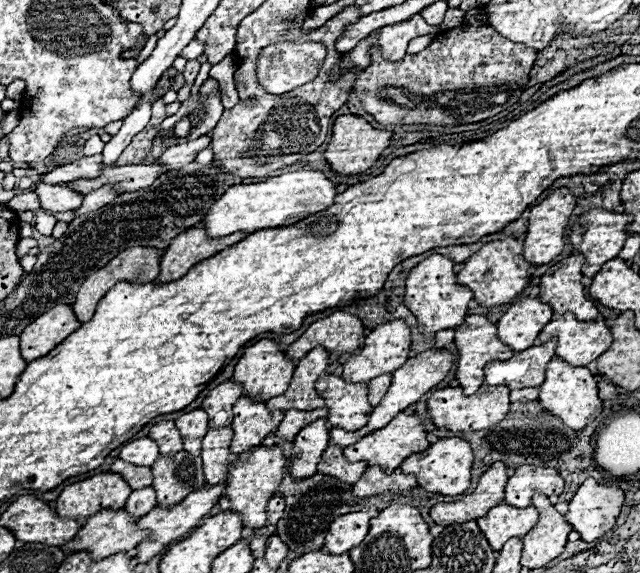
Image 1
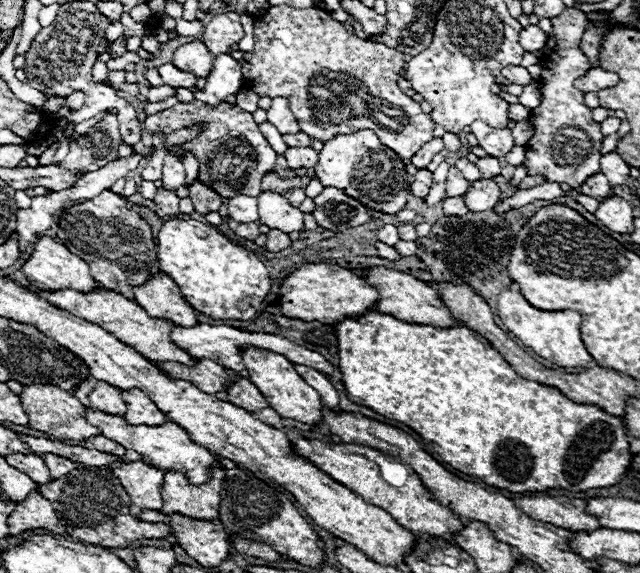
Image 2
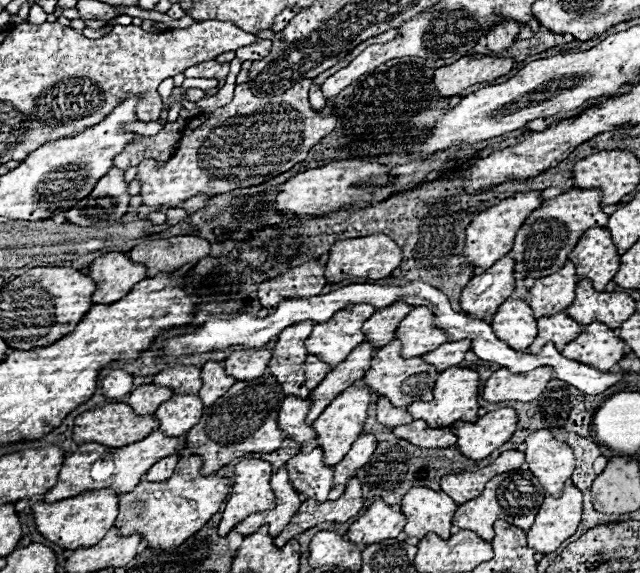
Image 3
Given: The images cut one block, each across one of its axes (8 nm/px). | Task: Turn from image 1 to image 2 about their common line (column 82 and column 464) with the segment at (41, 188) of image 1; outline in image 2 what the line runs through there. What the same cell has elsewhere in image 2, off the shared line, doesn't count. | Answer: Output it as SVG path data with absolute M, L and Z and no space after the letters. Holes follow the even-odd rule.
M482 178L482 180L472 182L472 188L468 188L464 198L468 200L470 212L486 212L500 204L500 188L494 180Z

